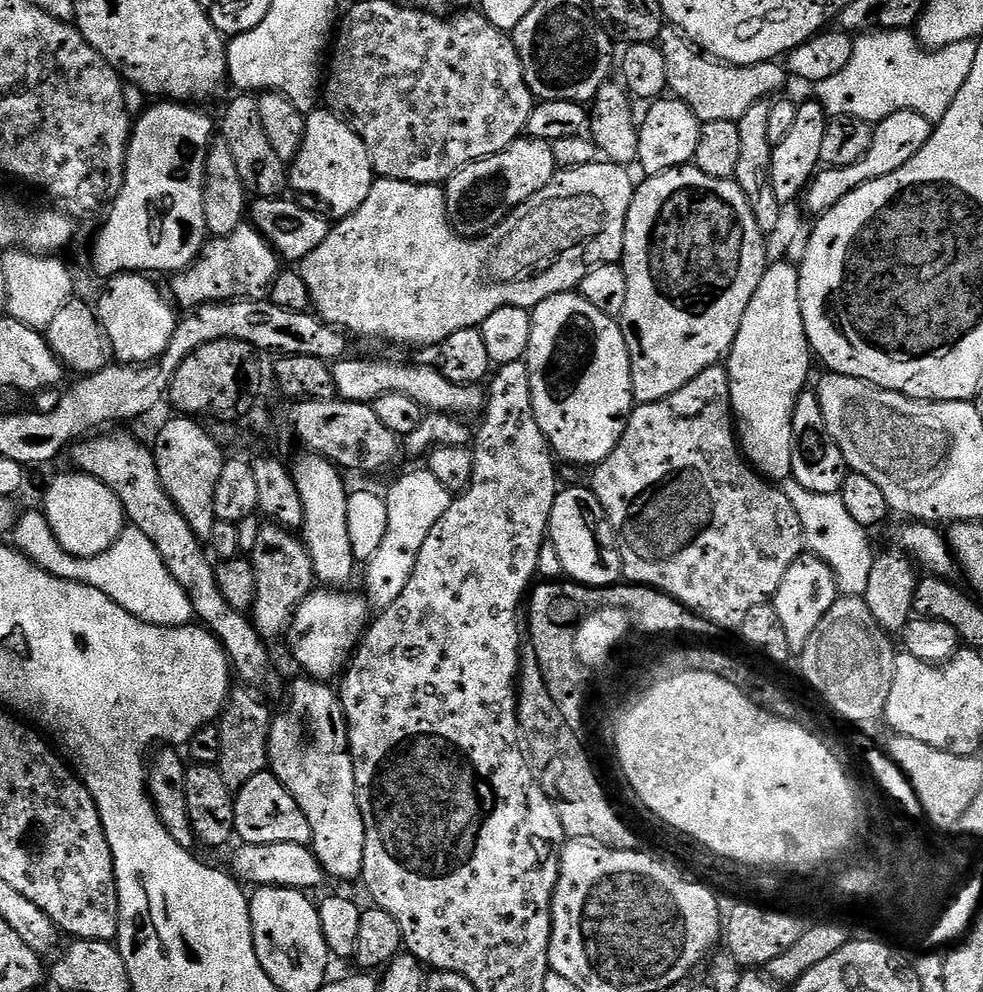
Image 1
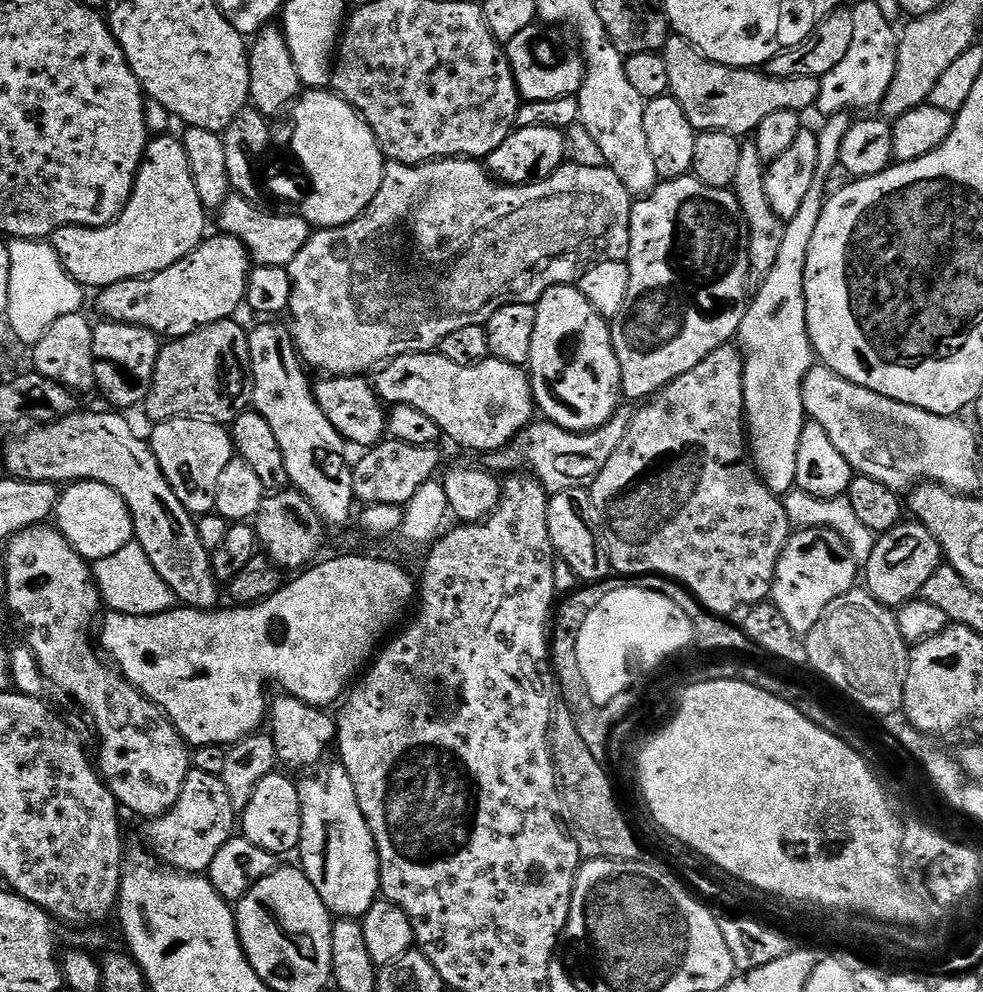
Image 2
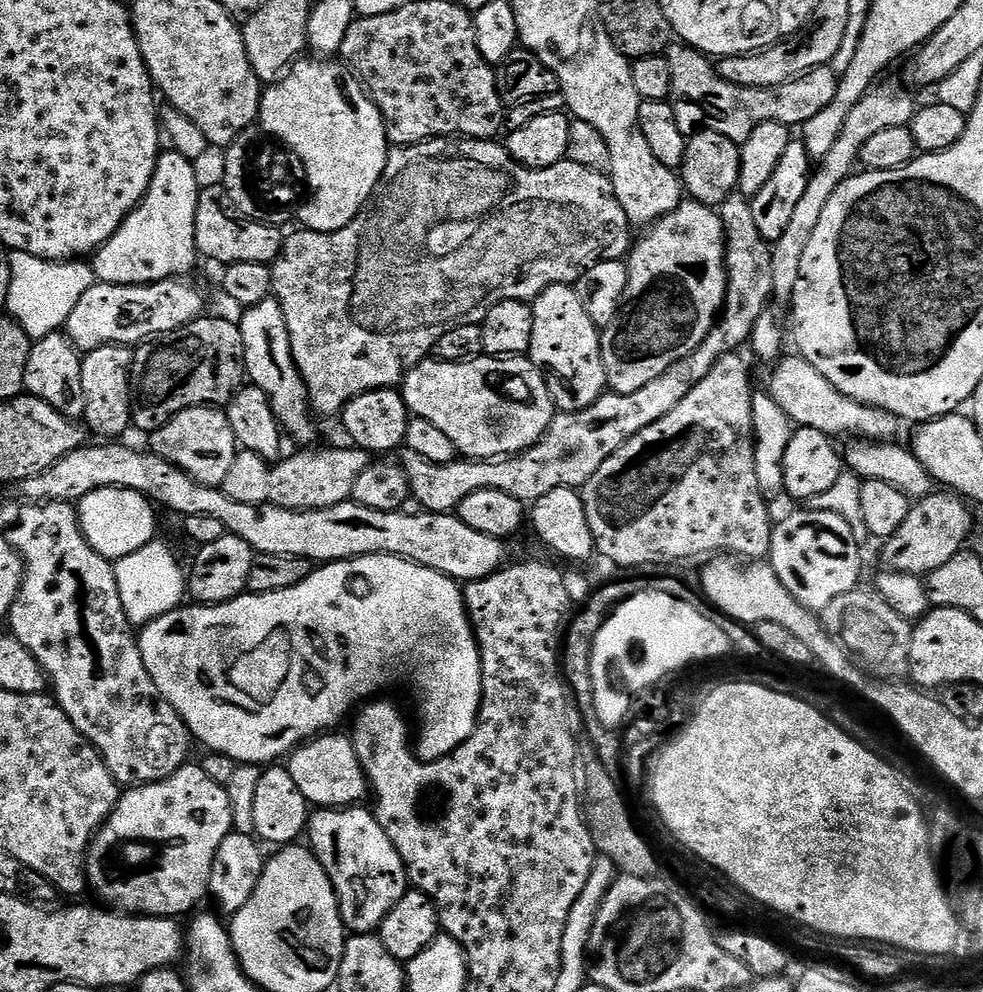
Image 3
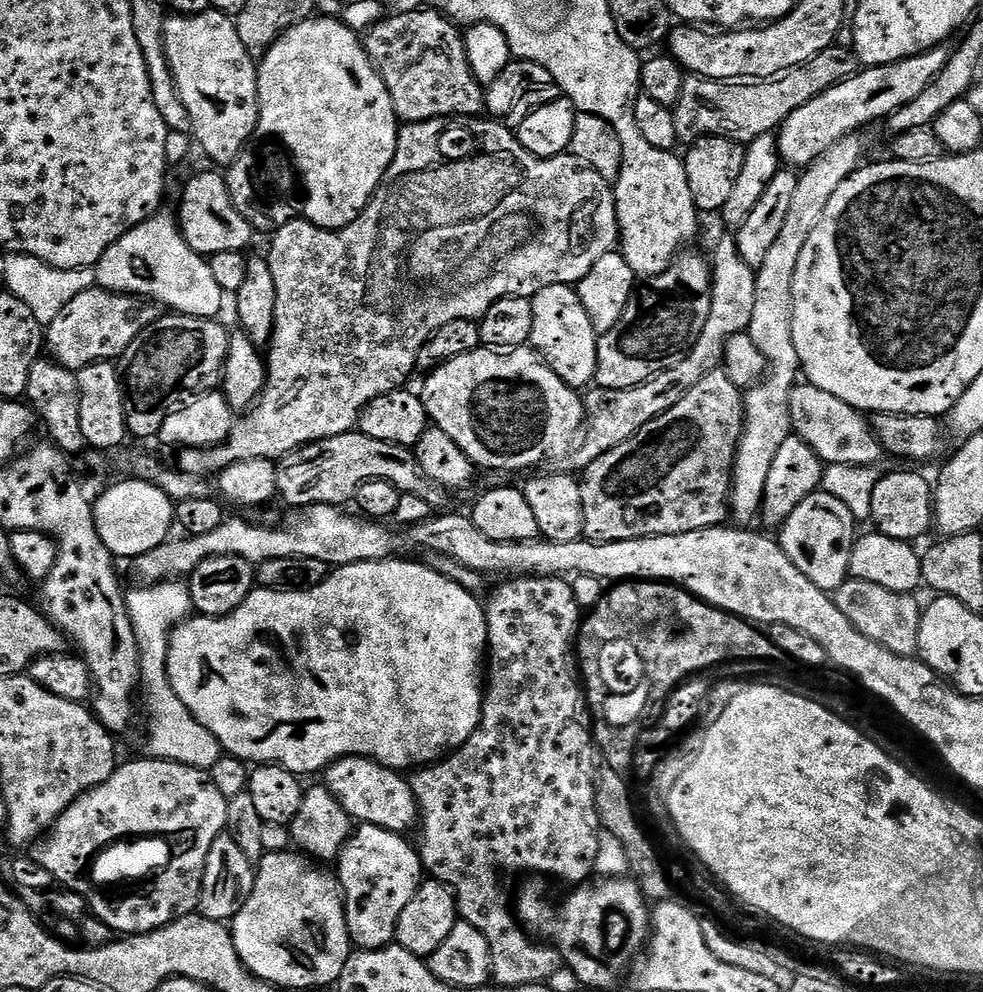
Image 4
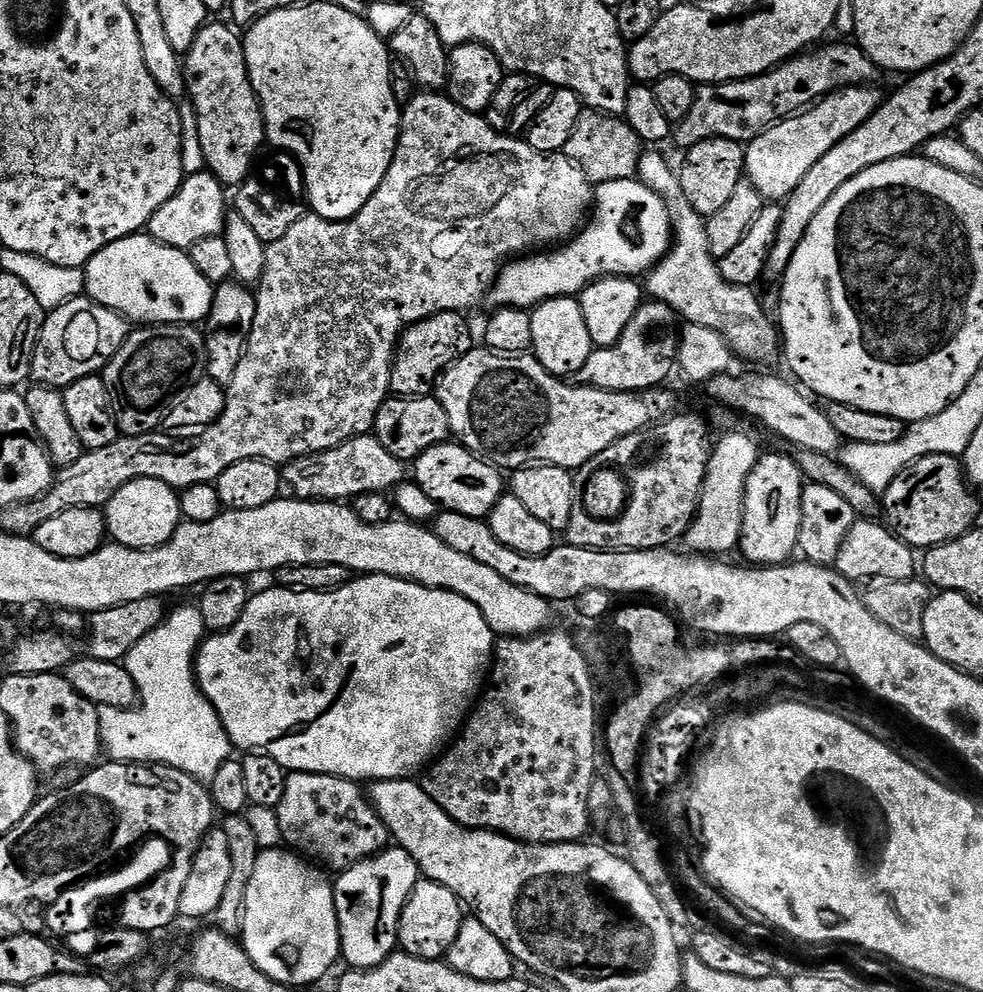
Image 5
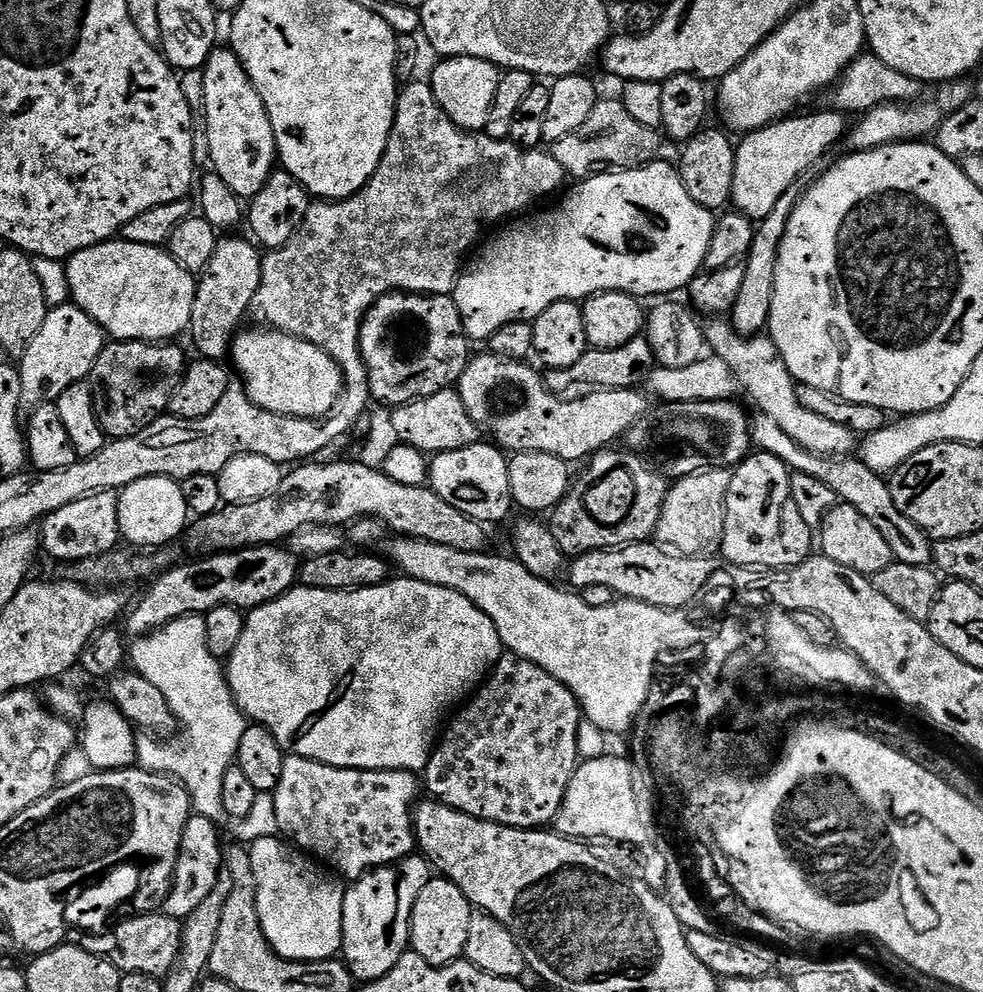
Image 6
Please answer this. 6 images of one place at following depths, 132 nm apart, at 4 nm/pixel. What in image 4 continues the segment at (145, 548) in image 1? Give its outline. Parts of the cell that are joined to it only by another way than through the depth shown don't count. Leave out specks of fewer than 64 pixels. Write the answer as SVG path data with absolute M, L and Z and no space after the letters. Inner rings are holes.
M179 579L166 580L162 584L149 584L128 588L124 601L134 626L134 638L140 655L140 683L142 704L148 707L148 748L158 760L173 760L186 766L211 770L222 754L218 738L182 706L178 694L170 686L168 677L168 647L177 624L189 619L194 609L187 583Z

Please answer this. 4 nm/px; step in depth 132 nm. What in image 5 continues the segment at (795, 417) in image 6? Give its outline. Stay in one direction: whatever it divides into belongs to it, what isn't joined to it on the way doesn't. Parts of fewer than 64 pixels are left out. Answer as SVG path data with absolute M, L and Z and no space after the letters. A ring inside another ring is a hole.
M648 150L640 157L640 170L638 179L641 180L650 190L654 190L658 195L668 203L668 210L672 214L672 222L674 225L674 239L672 246L668 252L656 263L656 267L647 273L648 288L646 284L646 292L648 292L653 301L670 306L676 311L677 317L681 321L689 324L701 324L710 330L714 330L718 334L724 336L724 340L731 346L733 353L737 357L740 356L744 360L768 360L772 355L778 352L778 328L768 317L760 300L755 296L752 288L743 288L737 284L726 282L726 278L722 278L720 273L720 265L710 254L710 242L706 238L706 220L705 217L698 215L694 210L694 206L690 206L690 202L686 202L686 198L682 194L682 186L680 185L680 177L668 165L666 157L660 153L660 150Z

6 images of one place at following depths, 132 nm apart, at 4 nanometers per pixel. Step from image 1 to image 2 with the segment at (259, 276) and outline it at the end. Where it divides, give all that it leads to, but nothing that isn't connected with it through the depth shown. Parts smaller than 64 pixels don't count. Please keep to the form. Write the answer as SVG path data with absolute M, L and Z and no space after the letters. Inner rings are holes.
M215 235L201 240L193 252L166 270L99 289L96 308L101 317L119 324L137 324L161 338L194 334L219 320L233 319L244 304L250 257L238 238Z

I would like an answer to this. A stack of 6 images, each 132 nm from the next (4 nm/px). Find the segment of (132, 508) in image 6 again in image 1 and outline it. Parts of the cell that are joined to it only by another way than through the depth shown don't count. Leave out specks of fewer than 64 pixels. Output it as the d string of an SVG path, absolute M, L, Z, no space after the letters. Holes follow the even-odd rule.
M71 470L65 476L56 476L44 492L42 515L54 538L71 556L90 558L107 550L126 527L124 507L120 500L100 480Z

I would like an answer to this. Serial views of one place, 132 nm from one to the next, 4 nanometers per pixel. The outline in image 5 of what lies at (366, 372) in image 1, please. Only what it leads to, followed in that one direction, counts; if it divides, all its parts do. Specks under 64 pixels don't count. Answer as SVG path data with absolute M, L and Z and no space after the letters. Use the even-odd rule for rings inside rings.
M476 346L473 347L471 352L467 352L466 355L460 357L455 364L451 364L450 367L442 373L434 389L434 395L437 400L442 402L442 410L446 410L446 418L450 418L452 436L455 437L459 443L463 444L464 447L473 452L475 456L483 456L488 463L495 464L497 468L501 470L515 470L517 468L527 468L534 464L553 464L559 468L575 470L583 466L586 462L590 462L590 458L602 454L602 450L606 450L614 442L618 442L638 430L648 428L652 424L659 424L660 421L667 420L669 416L673 415L673 413L677 411L676 400L666 389L667 387L661 386L658 388L648 388L644 392L611 392L610 390L602 390L601 388L577 386L567 379L551 376L549 372L536 361L535 355L521 354L518 356L501 356L491 352L488 348Z

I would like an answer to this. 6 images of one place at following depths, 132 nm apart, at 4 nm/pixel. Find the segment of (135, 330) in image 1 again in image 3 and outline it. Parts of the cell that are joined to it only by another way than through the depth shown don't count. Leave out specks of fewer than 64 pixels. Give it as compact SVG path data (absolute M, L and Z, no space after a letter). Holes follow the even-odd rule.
M107 344L102 346L98 350L93 352L85 352L82 356L82 394L86 394L86 410L84 411L83 423L86 425L87 431L89 433L97 432L97 437L100 438L120 438L127 428L131 429L133 427L132 422L132 357L134 355L133 349L131 347L125 346L123 344Z

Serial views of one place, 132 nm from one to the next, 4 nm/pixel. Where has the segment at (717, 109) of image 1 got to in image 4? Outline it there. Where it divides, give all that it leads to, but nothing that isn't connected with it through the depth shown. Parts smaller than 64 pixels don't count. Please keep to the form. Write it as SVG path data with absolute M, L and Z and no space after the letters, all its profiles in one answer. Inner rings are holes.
M848 46L840 47L822 50L822 54L810 58L810 62L794 66L779 76L773 76L771 80L729 82L685 75L682 98L678 98L674 109L678 138L690 146L702 136L721 136L747 146L754 138L773 135L786 122L786 118L798 110L798 106L806 106L810 98L818 98L818 94L846 82L846 78L861 71L862 65L855 51Z

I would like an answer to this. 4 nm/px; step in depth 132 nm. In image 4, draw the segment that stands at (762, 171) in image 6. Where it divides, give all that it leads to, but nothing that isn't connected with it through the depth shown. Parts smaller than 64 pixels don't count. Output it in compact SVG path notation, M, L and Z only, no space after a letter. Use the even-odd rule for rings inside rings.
M941 46L893 64L868 66L846 78L846 82L818 94L818 98L810 98L806 106L798 106L778 129L776 141L781 161L792 170L809 168L842 138L857 135L867 124L887 121L899 108L914 102L914 98L938 78L949 55L949 49Z

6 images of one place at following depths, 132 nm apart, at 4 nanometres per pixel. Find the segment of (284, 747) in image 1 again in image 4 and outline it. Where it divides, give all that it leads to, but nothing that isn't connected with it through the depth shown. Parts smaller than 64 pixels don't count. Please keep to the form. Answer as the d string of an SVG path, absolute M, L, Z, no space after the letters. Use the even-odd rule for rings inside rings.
M360 824L339 854L338 879L344 893L344 913L348 933L352 935L352 943L357 949L386 948L393 943L398 918L402 910L406 910L406 902L410 902L410 898L414 898L414 894L420 889L422 877L425 875L424 866L420 862L420 853L413 845L411 848L404 839L401 833L382 830L373 824Z

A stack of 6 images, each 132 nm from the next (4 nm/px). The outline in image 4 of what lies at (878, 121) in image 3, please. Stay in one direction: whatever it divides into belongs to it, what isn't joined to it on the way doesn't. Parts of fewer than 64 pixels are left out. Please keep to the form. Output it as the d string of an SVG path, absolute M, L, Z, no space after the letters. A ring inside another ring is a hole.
M863 135L847 136L826 150L809 168L799 173L790 210L786 213L786 223L770 249L762 266L756 269L756 289L754 290L754 314L750 318L748 337L764 355L766 375L758 384L744 392L744 433L736 446L736 461L732 467L732 498L730 516L737 525L751 525L751 520L761 515L764 507L766 478L770 475L770 465L778 458L782 442L794 435L788 399L798 380L800 359L794 350L794 270L798 270L798 258L802 249L810 242L814 226L822 222L830 198L846 178L850 178L861 167L864 156Z

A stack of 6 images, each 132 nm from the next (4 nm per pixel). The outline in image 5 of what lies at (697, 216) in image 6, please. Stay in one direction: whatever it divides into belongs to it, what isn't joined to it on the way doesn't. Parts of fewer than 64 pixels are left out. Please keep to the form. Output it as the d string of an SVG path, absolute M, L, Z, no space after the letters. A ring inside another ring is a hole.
M640 179L595 185L594 211L587 227L555 250L528 254L505 264L496 273L496 281L486 297L487 303L492 303L493 309L531 310L543 300L576 296L587 284L606 276L643 277L668 252L673 239L674 225L668 203Z

